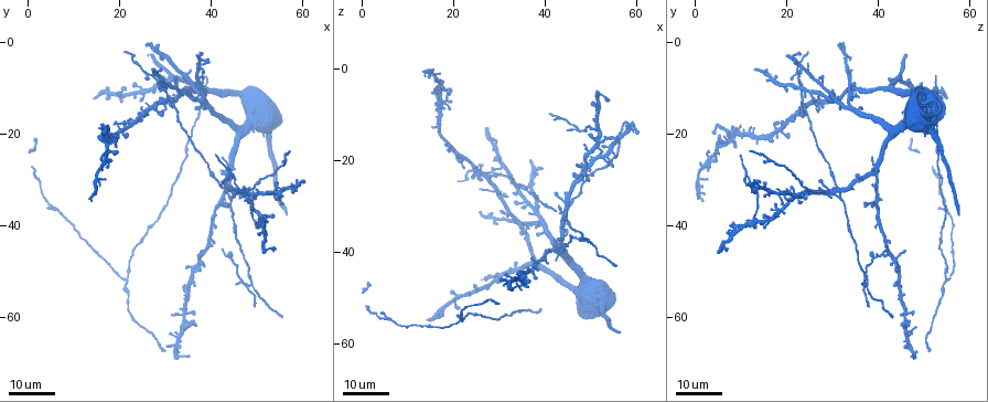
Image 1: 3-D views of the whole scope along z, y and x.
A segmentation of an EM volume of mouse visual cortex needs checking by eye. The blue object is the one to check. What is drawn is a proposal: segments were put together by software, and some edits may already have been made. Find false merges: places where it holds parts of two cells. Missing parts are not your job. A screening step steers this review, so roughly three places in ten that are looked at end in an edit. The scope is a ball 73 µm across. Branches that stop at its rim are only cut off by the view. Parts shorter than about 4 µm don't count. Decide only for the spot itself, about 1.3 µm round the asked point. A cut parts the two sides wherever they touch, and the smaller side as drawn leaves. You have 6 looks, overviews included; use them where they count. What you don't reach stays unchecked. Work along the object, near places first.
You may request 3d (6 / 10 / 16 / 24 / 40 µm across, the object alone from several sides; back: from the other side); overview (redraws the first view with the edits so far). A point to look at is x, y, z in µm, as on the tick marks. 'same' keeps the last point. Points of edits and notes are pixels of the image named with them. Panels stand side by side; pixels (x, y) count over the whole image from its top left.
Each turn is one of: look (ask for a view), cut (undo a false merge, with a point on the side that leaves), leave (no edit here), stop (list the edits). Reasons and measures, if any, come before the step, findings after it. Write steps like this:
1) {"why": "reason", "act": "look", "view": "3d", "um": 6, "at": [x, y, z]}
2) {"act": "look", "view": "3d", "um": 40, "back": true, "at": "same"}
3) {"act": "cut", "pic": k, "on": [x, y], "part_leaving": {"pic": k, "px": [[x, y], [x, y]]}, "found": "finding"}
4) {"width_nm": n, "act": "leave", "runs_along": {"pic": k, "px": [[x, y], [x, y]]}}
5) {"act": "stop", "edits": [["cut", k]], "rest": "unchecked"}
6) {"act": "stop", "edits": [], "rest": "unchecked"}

{"act": "look", "view": "3d", "um": 16, "at": [44.5, 33.5, 30.5]}

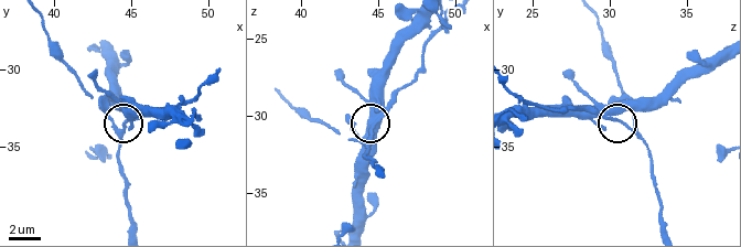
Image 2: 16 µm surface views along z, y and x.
{"act": "look", "view": "3d", "um": 10, "at": [44.8, 33.2, 30.4]}

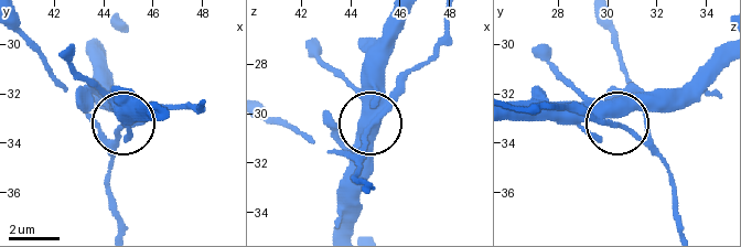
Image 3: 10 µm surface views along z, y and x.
{"act": "look", "view": "3d", "um": 6, "at": [44.8, 33.2, 30.5]}

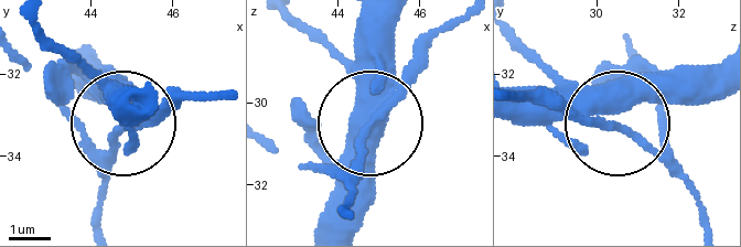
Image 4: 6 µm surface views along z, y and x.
{"width_nm": 360, "act": "leave", "found": "all the same cell"}

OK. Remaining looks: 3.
{"act": "look", "view": "3d", "um": 24, "at": [52.0, 39.5, 13.0]}

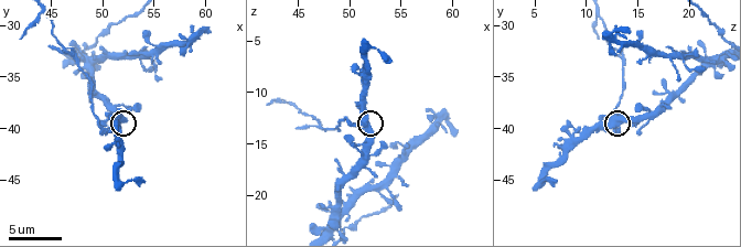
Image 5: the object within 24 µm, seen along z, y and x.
{"act": "look", "view": "3d", "um": 10, "at": [51.2, 40.0, 13.0]}

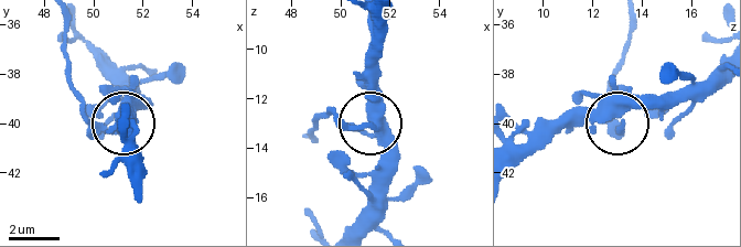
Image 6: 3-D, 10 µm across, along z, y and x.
{"width_nm": 410, "act": "cut", "pic": 6, "on": [89, 129], "found": "two cells meet here"}

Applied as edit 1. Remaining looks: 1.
{"act": "stop", "edits": [["cut", 6]], "rest": "unchecked"}

